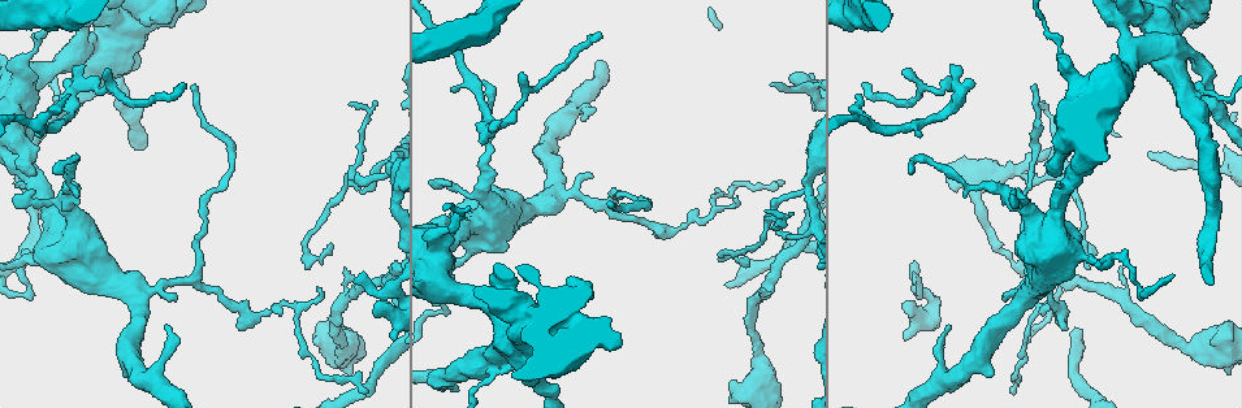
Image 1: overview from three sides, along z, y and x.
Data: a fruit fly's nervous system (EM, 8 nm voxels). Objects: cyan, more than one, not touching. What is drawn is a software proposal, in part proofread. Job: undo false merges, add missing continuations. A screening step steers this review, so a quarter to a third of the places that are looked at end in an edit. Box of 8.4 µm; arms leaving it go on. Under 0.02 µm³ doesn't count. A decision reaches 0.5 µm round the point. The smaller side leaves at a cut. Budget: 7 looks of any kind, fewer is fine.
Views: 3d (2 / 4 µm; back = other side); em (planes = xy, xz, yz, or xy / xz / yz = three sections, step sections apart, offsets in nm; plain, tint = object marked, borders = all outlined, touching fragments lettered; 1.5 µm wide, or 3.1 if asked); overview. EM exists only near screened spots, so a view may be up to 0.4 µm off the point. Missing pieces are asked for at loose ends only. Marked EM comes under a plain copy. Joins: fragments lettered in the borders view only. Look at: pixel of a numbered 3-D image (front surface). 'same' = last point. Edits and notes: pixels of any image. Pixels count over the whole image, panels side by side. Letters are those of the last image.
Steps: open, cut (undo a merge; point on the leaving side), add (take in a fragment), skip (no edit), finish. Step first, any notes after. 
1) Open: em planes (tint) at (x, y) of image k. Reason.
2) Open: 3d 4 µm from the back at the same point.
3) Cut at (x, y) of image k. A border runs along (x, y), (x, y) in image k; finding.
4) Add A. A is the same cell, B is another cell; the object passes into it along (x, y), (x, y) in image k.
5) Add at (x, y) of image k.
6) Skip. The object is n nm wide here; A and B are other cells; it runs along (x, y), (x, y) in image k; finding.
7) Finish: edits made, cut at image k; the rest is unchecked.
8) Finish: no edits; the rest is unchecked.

Open: 3d 4 µm at (1189, 345) of image 1. Thick turns thin.

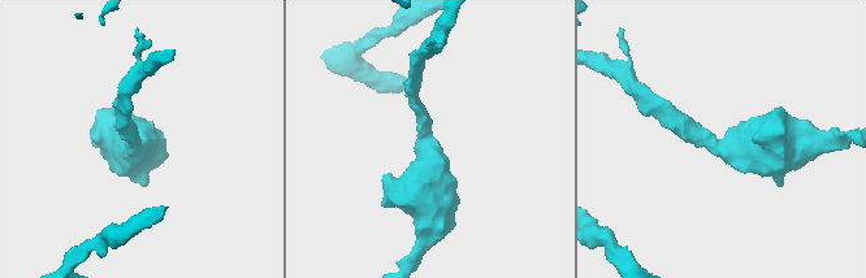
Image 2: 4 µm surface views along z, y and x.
Open: em planes (tint) at (134, 149) of image 2. The arms are 190, 650 nm wide; now the EM.

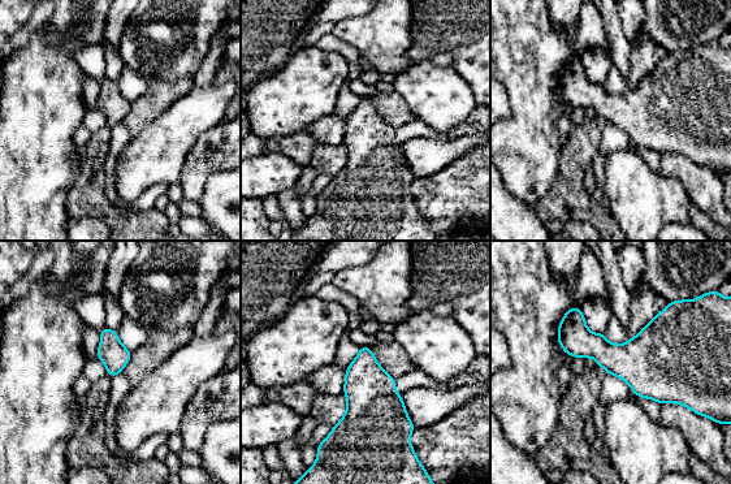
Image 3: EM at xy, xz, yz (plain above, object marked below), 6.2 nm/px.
Open: em planes (borders) at the same point. See the neighbours.

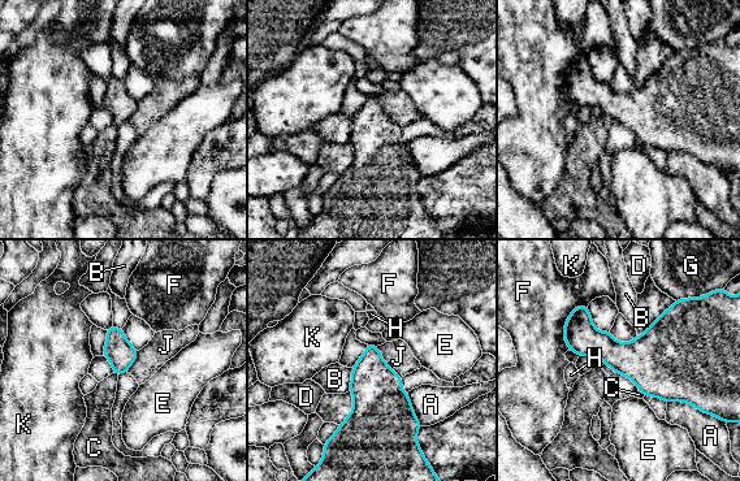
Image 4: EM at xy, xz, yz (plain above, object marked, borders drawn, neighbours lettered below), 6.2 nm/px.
Skip. The longest contact is with A, 380 nm; A, B, C, D, E, F, G, H, J and K are other cells; a border runs along (353, 368), (349, 390) in image 4; continuous, no second neuron.

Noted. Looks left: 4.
Open: em yz step 8 (borders) at (347, 271) of image 1. Branch stops here.

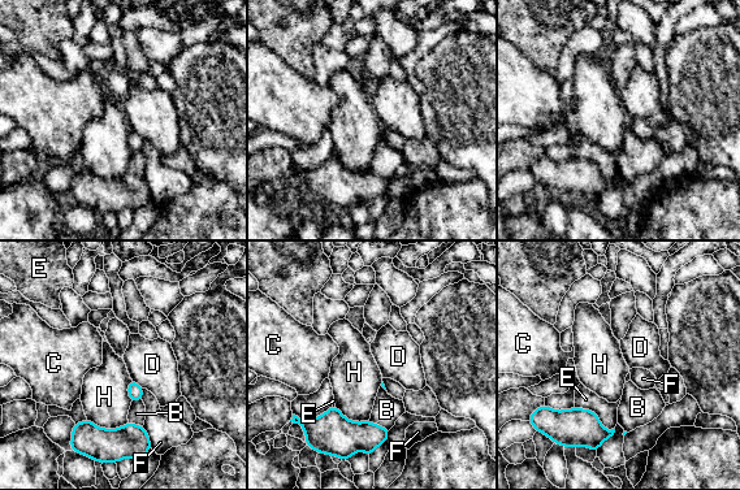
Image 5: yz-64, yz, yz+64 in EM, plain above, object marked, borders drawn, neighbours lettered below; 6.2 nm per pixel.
Skip. B, C, D, E, F and H are other cells; none of them fits.

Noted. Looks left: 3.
Open: 3d 4 µm from the back at (1059, 314) of image 1. Sharp bend.

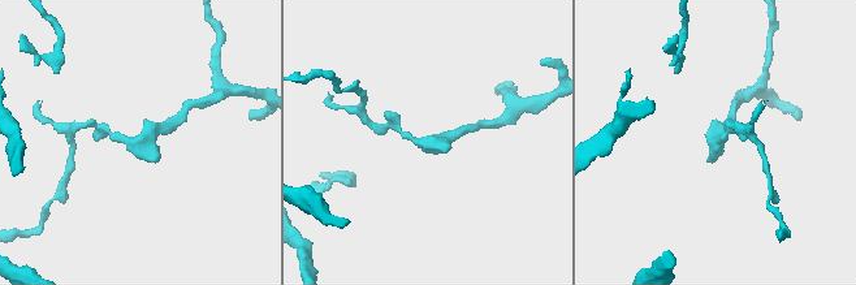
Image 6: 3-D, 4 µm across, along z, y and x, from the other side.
Open: em planes (tint) at (716, 146) of image 6.

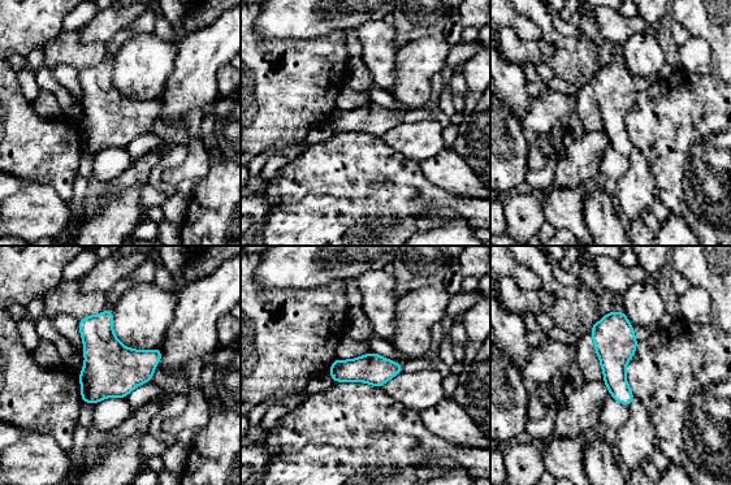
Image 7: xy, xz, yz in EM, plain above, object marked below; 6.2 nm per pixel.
Open: em planes (borders) at the same point.

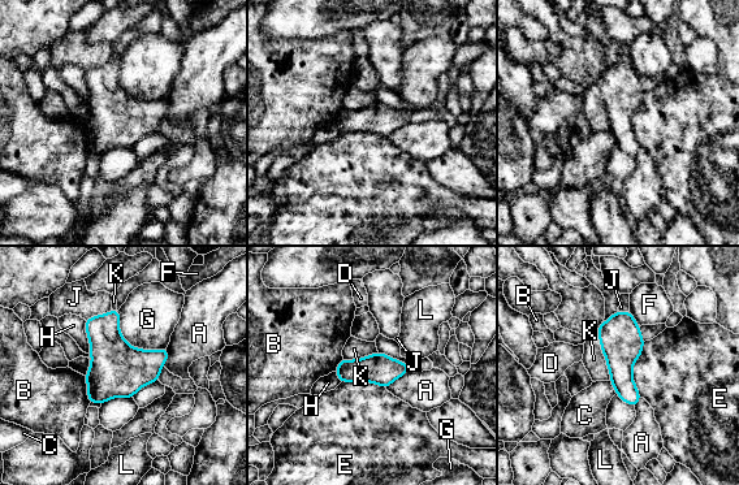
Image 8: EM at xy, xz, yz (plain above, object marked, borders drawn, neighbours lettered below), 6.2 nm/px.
Skip. A, B, C, D, E, F, G, H, J, K and L are other cells; a border runs along (645, 341), (632, 366), (640, 397) in image 8; one neuron here.

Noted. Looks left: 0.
Finish: no edits; the rest is unchecked.

